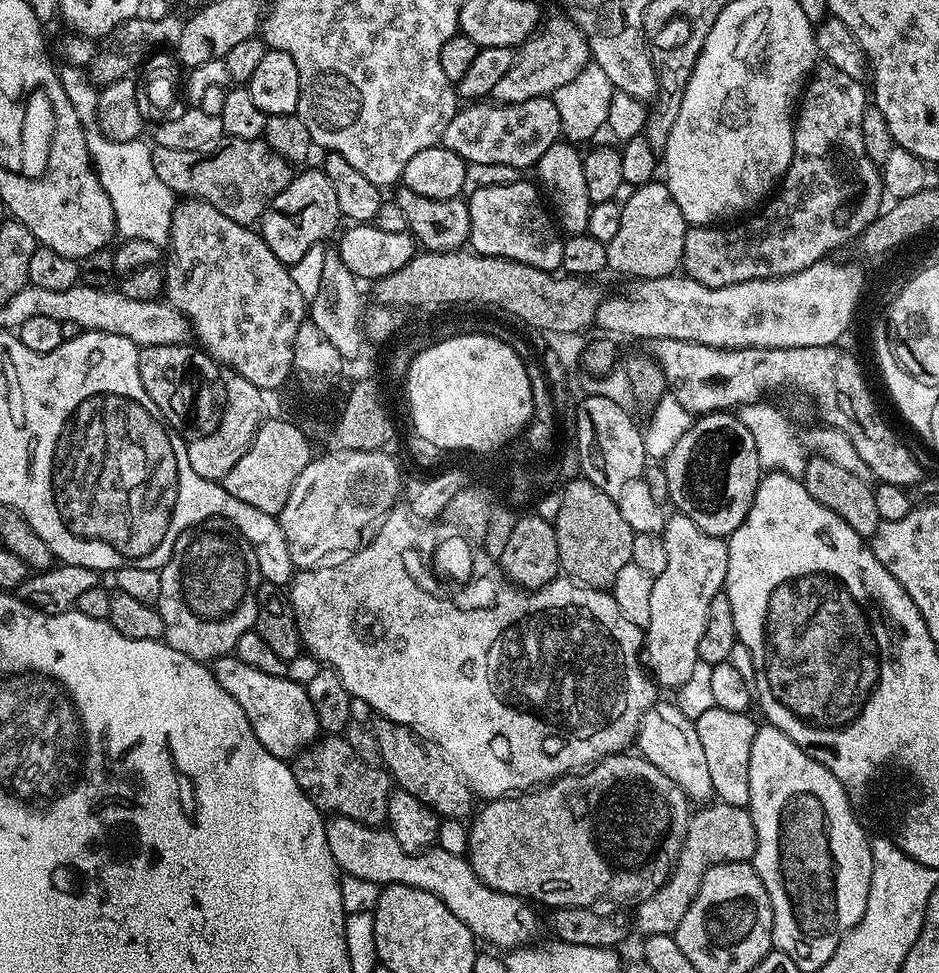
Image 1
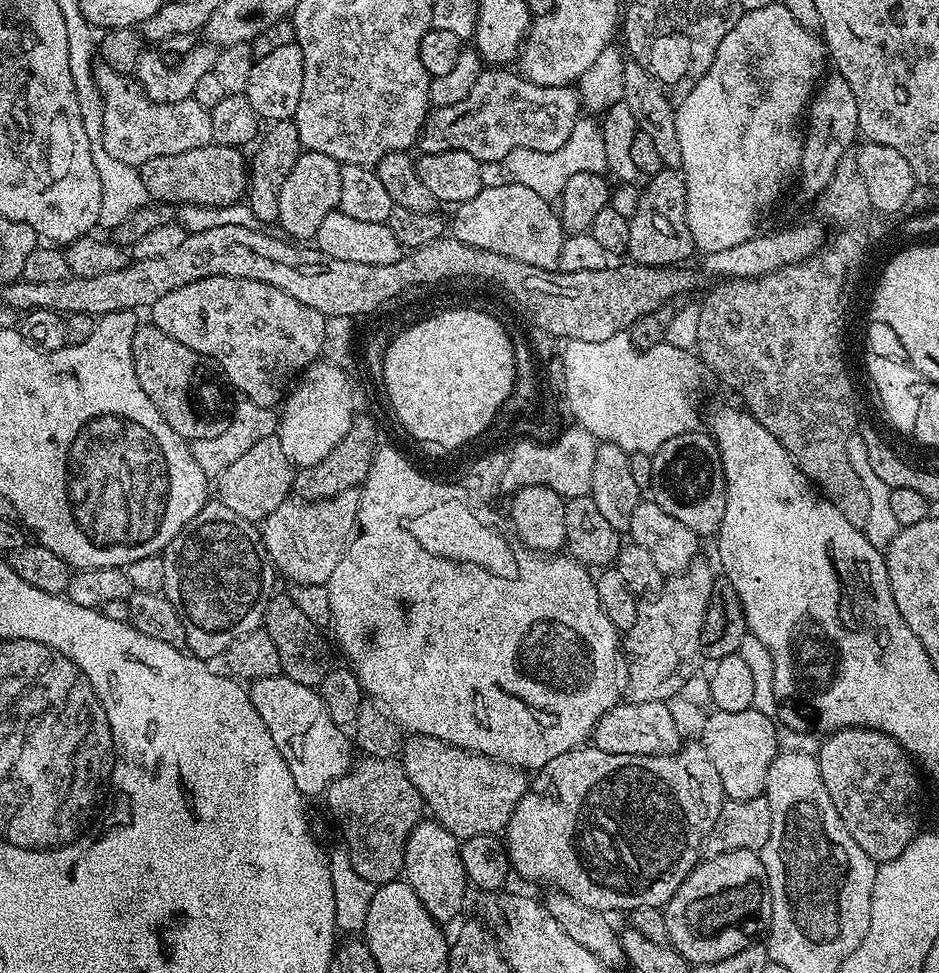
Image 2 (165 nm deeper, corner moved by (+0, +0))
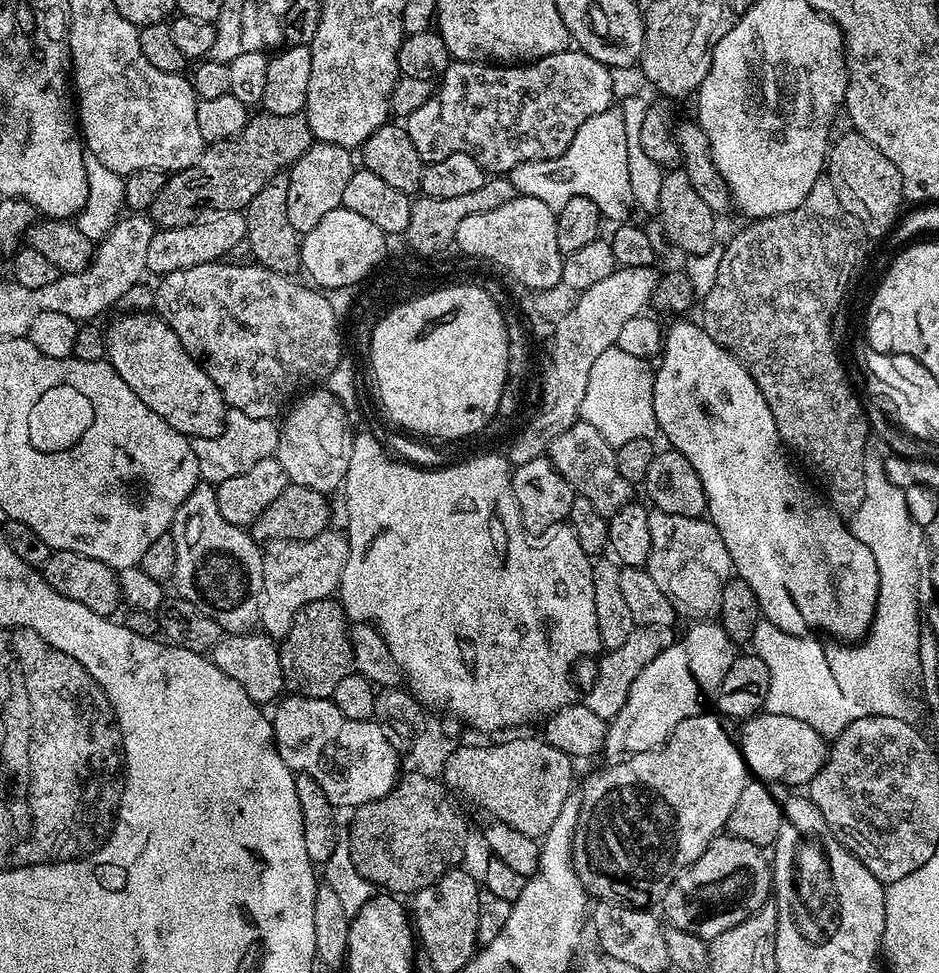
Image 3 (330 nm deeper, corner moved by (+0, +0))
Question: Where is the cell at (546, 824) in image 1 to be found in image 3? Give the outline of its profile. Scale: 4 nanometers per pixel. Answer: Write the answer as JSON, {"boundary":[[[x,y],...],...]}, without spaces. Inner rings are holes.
{"boundary":[[[704,710],[698,716],[686,718],[671,732],[668,741],[657,748],[655,752],[634,752],[617,759],[615,762],[609,763],[612,764],[609,768],[594,773],[585,782],[584,792],[582,791],[580,796],[580,826],[578,839],[574,845],[574,863],[578,878],[584,889],[588,891],[589,897],[595,898],[597,901],[613,900],[615,904],[627,904],[633,908],[659,905],[664,899],[666,890],[674,882],[674,878],[678,878],[678,874],[682,874],[682,870],[689,868],[704,853],[706,846],[710,846],[710,842],[725,831],[730,818],[730,810],[734,810],[734,805],[738,803],[742,790],[750,783],[750,773],[744,761],[744,755],[740,752],[739,743],[734,739],[733,733],[732,736],[728,733],[727,726],[729,727],[729,725],[719,715],[709,712]]]}

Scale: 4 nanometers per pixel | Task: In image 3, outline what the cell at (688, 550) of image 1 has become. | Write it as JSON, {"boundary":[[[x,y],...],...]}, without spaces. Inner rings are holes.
{"boundary":[[[621,567],[618,583],[622,589],[622,595],[626,607],[630,609],[630,618],[633,625],[639,626],[622,642],[622,646],[607,649],[599,657],[600,665],[596,668],[596,681],[588,692],[588,697],[583,697],[582,702],[586,707],[598,714],[598,718],[605,722],[611,722],[622,710],[626,698],[630,694],[630,686],[634,686],[634,678],[646,670],[646,666],[655,656],[674,639],[674,632],[668,627],[678,620],[674,606],[662,590],[658,590],[654,578],[650,578],[647,567],[625,568]],[[640,624],[644,628],[640,628]],[[605,655],[605,656],[604,656]],[[604,656],[604,657],[603,657]]]}

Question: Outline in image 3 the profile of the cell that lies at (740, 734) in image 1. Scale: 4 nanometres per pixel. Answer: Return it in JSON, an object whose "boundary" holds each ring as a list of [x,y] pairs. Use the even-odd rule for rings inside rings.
{"boundary":[[[761,711],[749,716],[739,725],[738,743],[740,752],[749,773],[757,780],[763,780],[769,785],[776,784],[807,784],[822,770],[828,760],[829,741],[814,726],[806,726],[799,718],[790,718],[787,714],[770,714]]]}

